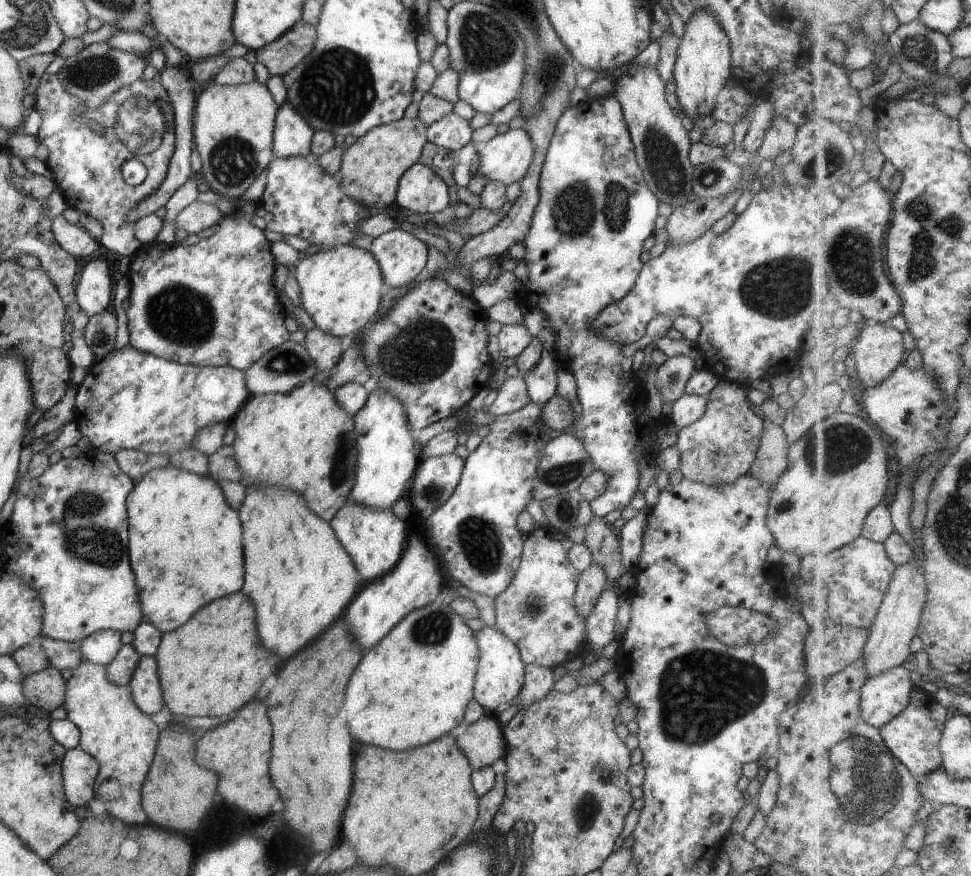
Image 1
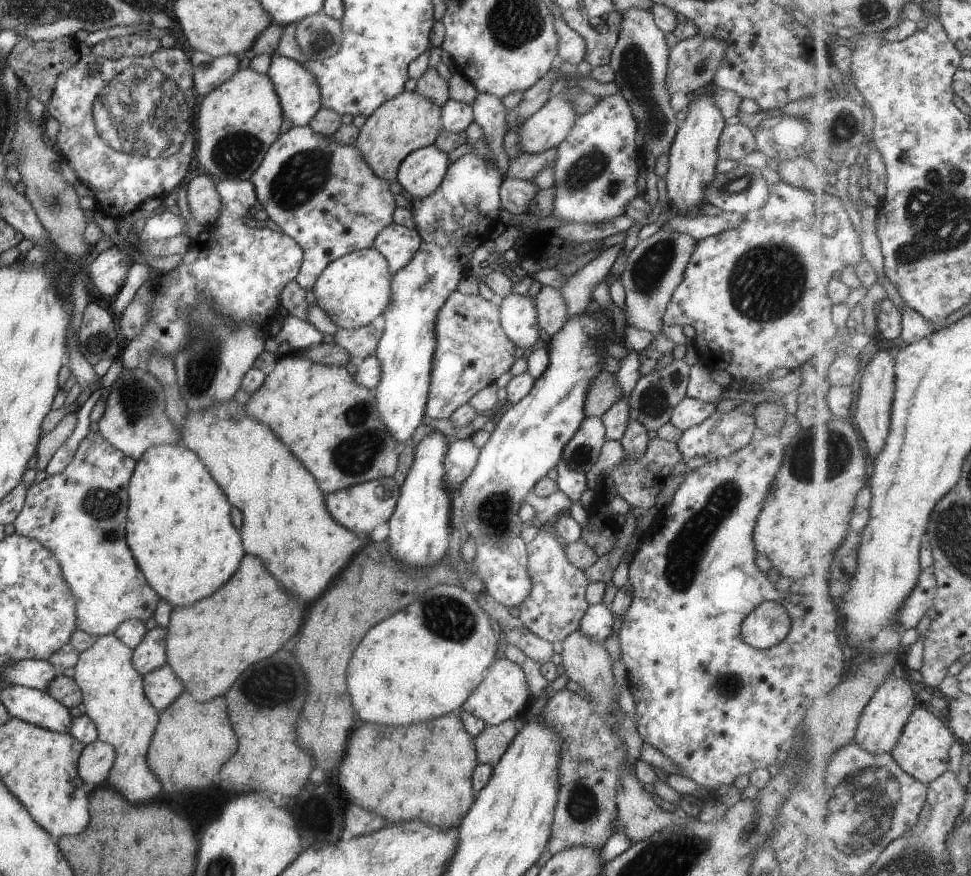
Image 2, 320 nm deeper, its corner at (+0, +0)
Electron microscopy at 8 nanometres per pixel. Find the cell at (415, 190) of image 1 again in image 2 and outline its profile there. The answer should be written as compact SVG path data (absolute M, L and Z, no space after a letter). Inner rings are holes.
M429 146L417 148L403 158L396 174L402 192L410 199L427 198L437 190L447 170L447 153Z

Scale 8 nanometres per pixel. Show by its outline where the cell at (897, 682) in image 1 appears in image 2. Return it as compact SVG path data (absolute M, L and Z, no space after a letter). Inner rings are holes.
M893 678L887 681L877 690L872 702L865 708L864 717L860 719L860 729L856 740L859 746L871 754L891 754L896 750L897 742L900 742L901 734L904 734L905 726L908 726L917 706L917 698L913 692L913 686L903 678Z

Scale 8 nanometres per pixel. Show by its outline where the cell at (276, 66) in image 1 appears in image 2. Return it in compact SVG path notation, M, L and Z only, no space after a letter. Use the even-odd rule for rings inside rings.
M319 12L297 22L295 41L302 56L309 61L320 61L335 54L341 47L339 26L339 20Z

